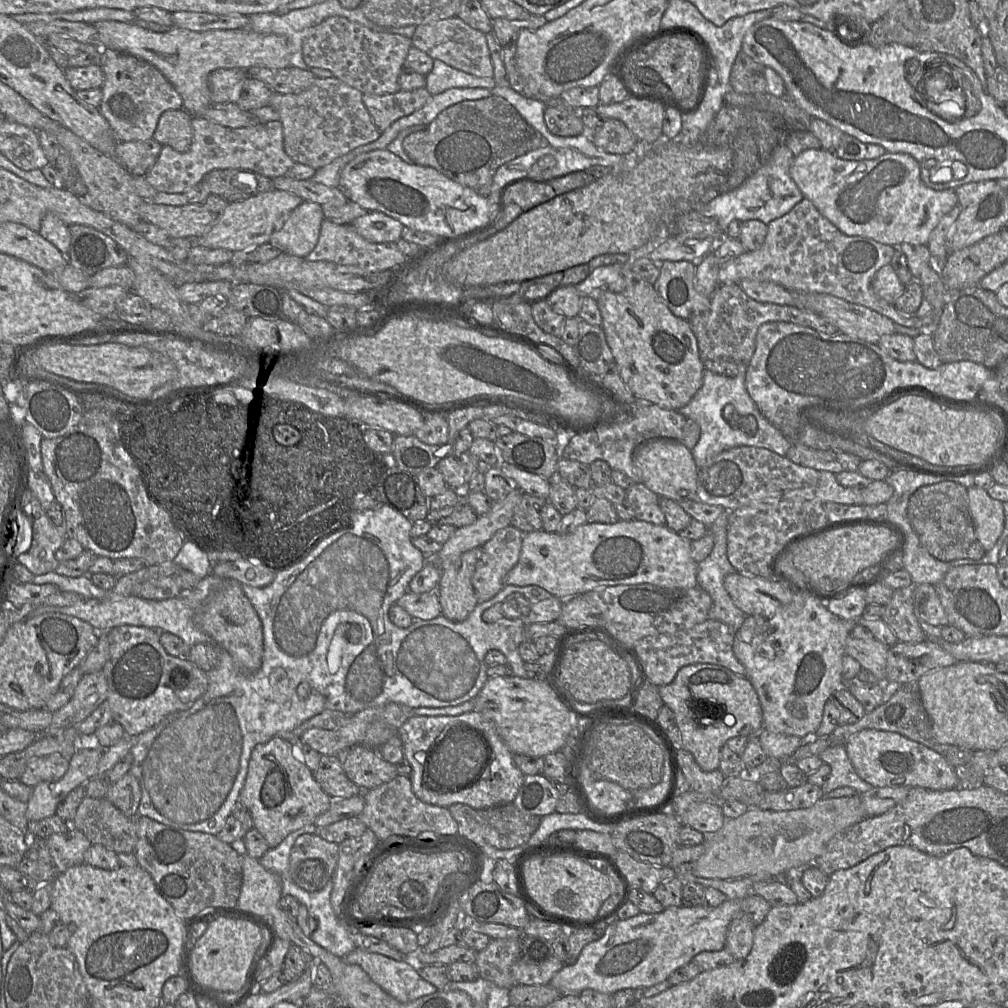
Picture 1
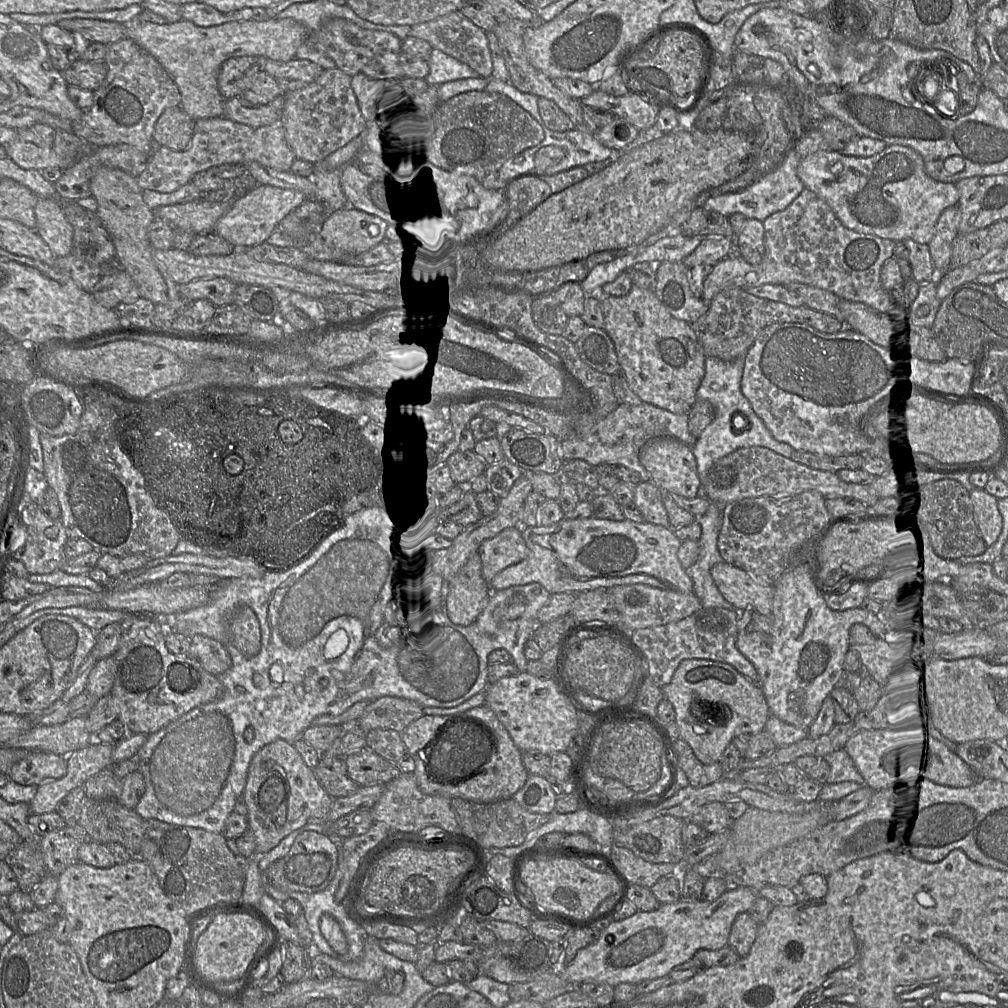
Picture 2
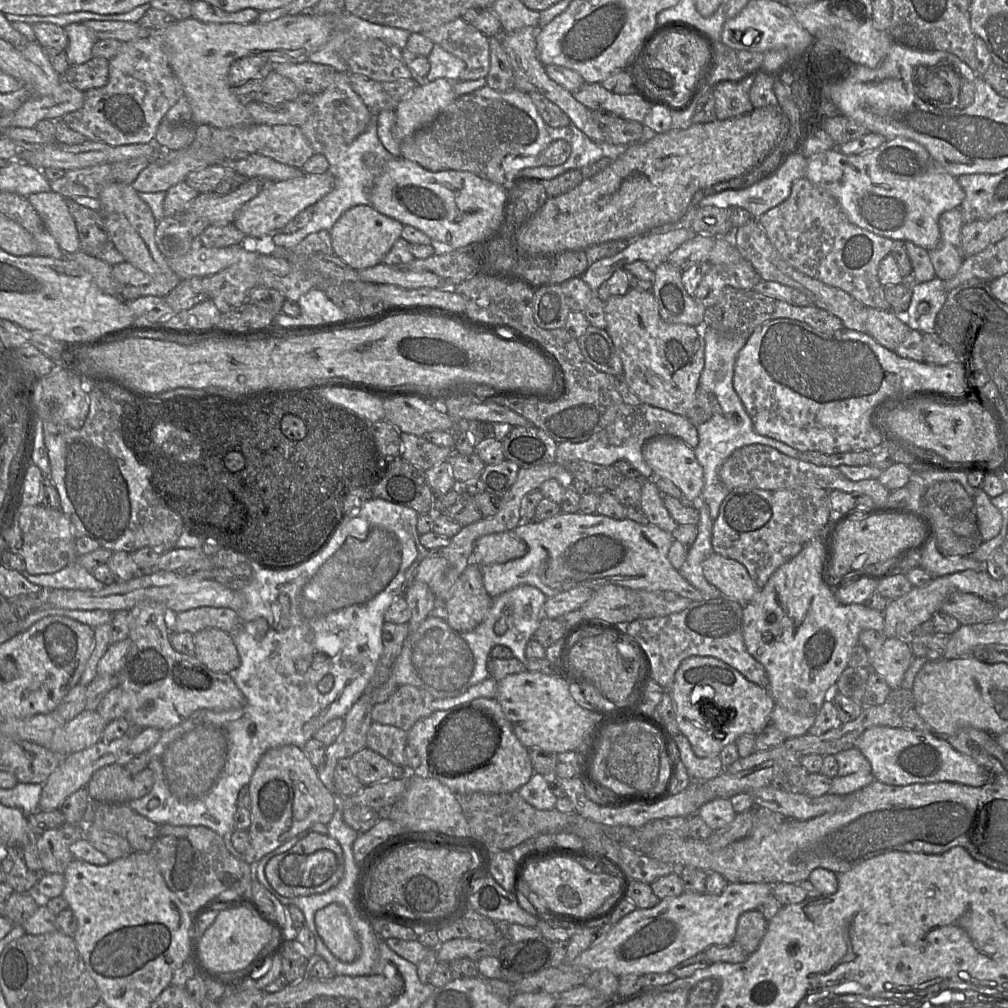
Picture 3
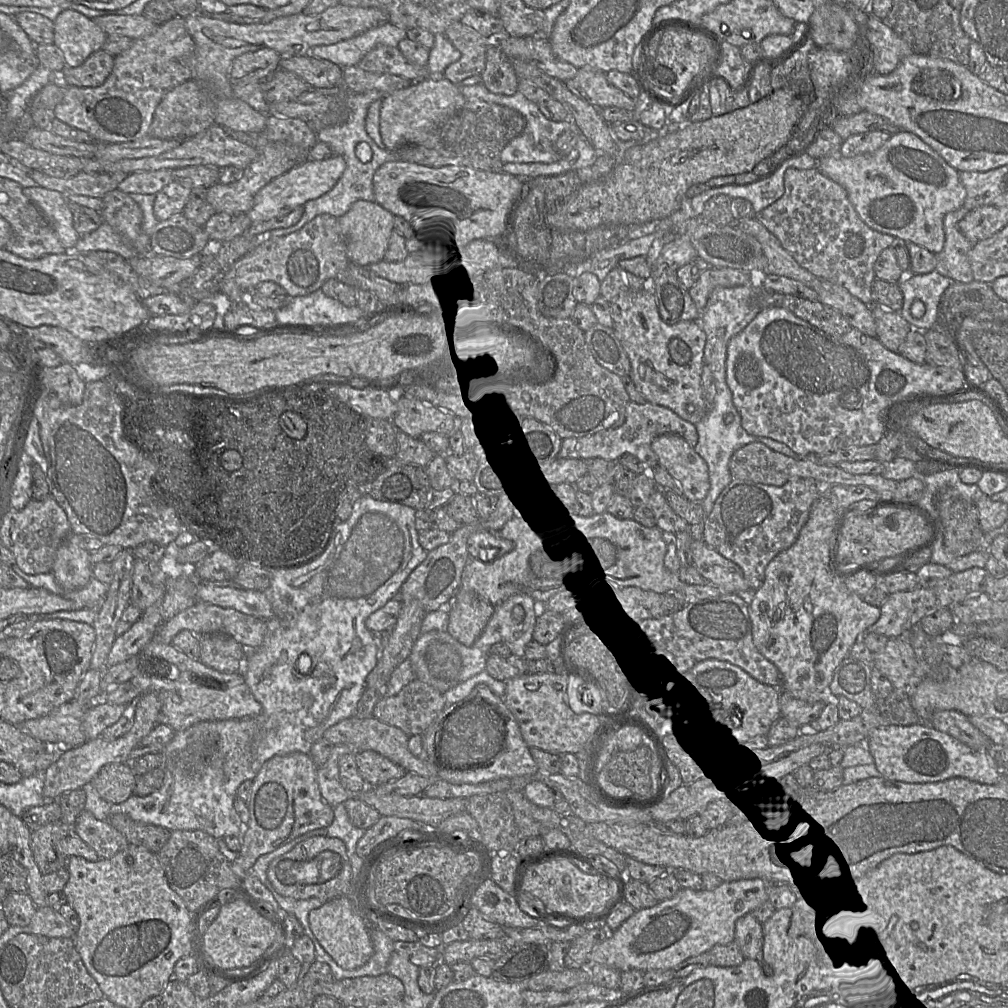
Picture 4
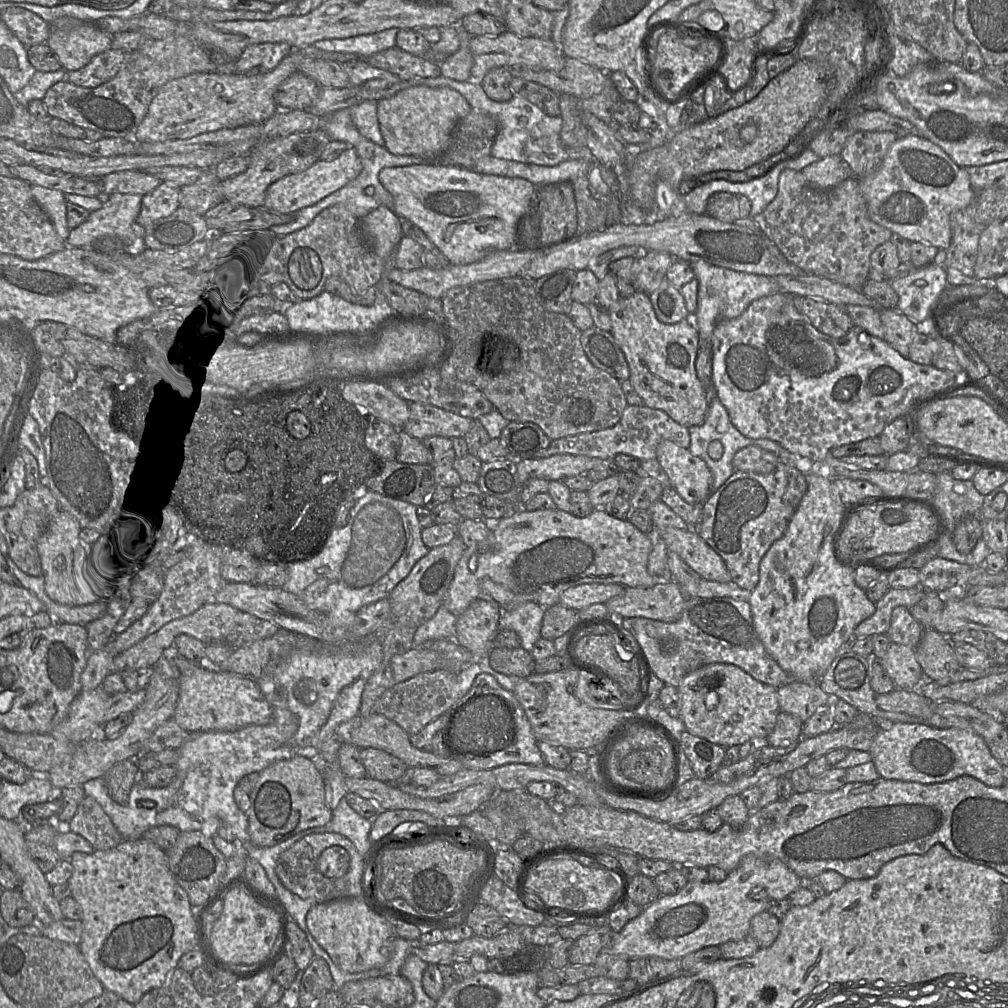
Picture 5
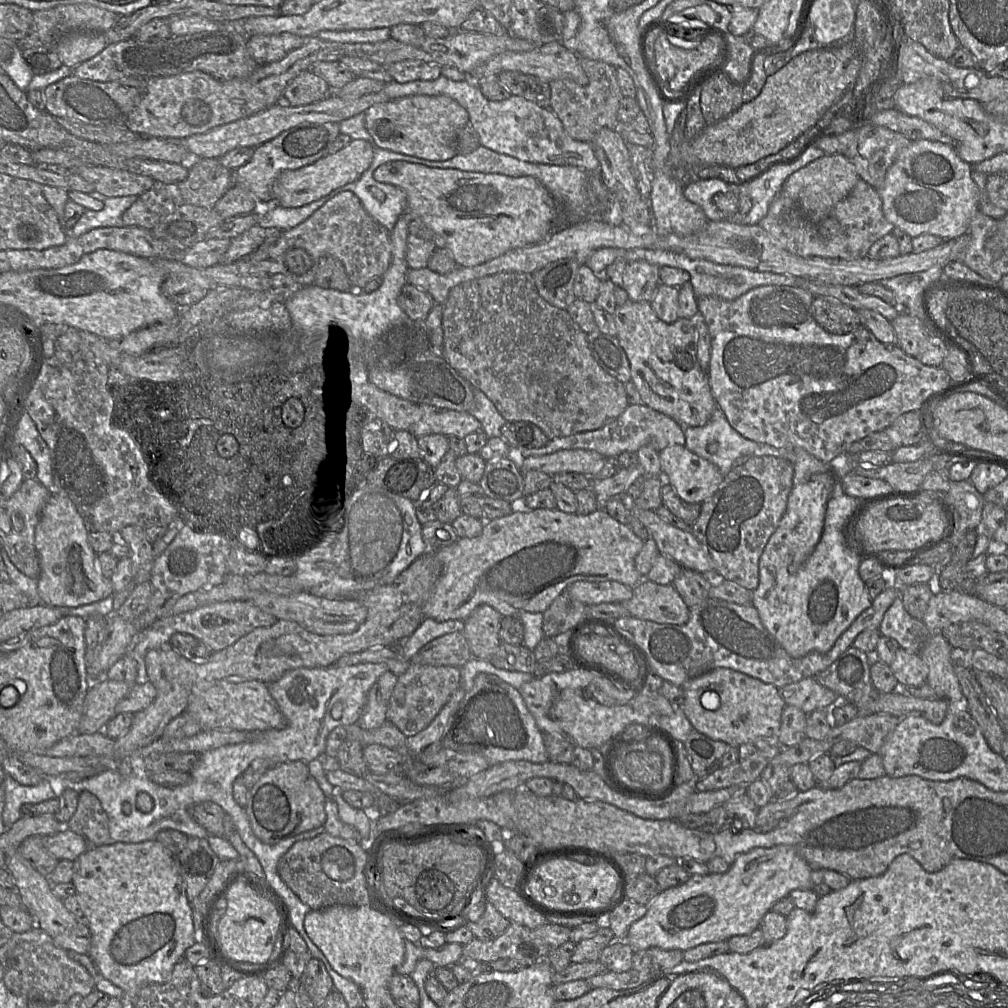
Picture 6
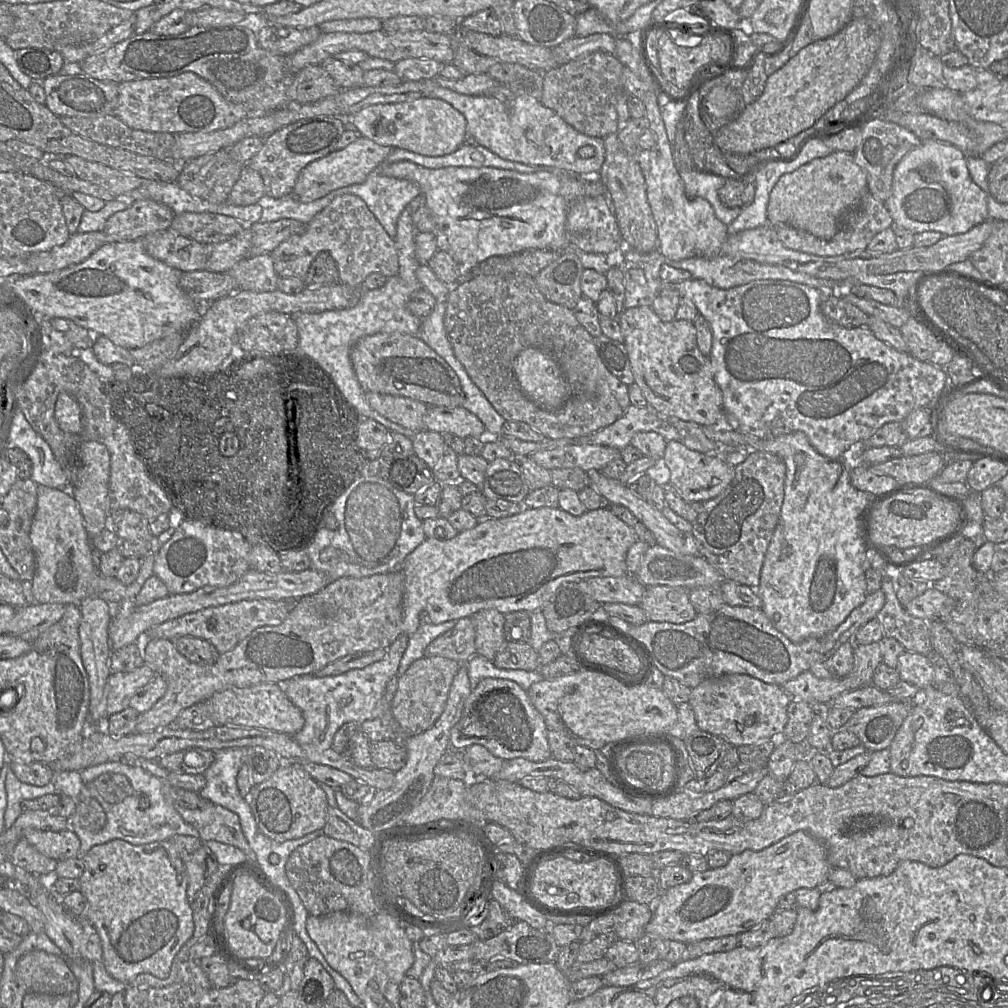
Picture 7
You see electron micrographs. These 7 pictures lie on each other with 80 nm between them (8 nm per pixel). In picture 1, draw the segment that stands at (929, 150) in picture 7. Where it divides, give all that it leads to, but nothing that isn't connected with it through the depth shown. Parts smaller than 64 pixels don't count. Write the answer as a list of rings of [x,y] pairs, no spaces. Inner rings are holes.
[[[808,149],[794,157],[790,166],[789,173],[793,181],[803,194],[803,197],[812,202],[818,211],[835,225],[842,233],[848,236],[862,236],[871,238],[879,243],[898,247],[901,243],[910,243],[912,245],[927,245],[929,236],[933,229],[938,225],[941,218],[958,204],[958,197],[953,189],[934,190],[926,186],[920,177],[920,164],[909,154],[885,152],[878,158],[865,160],[844,160],[838,158],[834,152],[823,149]]]

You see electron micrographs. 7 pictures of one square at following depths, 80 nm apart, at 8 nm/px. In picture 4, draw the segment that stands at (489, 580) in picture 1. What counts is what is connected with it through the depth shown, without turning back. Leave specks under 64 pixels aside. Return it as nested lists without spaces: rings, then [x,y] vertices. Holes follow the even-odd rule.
[[[481,529],[467,540],[469,556],[484,562],[495,560],[514,548],[514,543],[499,536],[498,531]]]

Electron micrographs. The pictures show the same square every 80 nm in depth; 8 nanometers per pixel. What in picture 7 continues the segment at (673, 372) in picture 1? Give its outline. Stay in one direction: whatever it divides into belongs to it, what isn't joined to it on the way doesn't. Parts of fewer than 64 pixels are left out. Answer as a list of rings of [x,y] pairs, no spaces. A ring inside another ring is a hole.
[[[638,306],[625,308],[617,317],[620,324],[622,334],[624,336],[624,346],[626,348],[631,370],[634,376],[634,383],[640,388],[644,398],[648,403],[648,407],[654,410],[662,417],[676,417],[683,421],[695,422],[701,426],[710,426],[721,424],[723,420],[723,400],[722,393],[715,382],[710,358],[704,356],[698,348],[696,341],[696,329],[692,321],[673,320],[671,322],[663,322],[657,314],[652,310],[651,306]]]

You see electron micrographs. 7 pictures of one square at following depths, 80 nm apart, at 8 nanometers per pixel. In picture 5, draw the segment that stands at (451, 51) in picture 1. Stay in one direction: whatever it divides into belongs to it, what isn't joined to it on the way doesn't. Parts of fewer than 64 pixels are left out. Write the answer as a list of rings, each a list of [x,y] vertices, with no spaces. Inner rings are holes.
[[[460,29],[459,49],[440,64],[441,76],[458,82],[468,81],[471,78],[473,66],[473,56],[470,50],[471,37],[463,29]]]

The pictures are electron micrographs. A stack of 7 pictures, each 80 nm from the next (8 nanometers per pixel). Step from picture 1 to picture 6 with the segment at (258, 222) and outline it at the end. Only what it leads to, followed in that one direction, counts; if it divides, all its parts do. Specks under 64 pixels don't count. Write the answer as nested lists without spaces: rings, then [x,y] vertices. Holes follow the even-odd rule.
[[[352,140],[349,145],[334,154],[328,154],[316,162],[296,170],[280,174],[273,184],[273,196],[277,205],[298,208],[315,202],[333,190],[356,181],[372,163],[375,145],[366,140]]]

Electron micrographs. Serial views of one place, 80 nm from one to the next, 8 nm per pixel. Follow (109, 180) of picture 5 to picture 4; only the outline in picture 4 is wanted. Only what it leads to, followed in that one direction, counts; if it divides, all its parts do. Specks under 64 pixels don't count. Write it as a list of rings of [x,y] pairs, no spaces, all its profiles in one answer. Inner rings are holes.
[[[162,169],[131,173],[118,185],[118,189],[126,194],[156,195],[172,182],[172,172],[173,169]]]

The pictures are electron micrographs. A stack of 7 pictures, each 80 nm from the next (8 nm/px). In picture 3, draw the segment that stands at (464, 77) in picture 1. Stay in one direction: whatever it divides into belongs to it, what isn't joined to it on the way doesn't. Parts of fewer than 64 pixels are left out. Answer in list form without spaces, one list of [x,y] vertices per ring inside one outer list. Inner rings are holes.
[[[434,44],[429,54],[430,64],[429,72],[421,82],[431,82],[438,78],[445,78],[451,82],[459,80],[461,73],[465,69],[465,63],[462,59],[444,50],[440,45]]]

